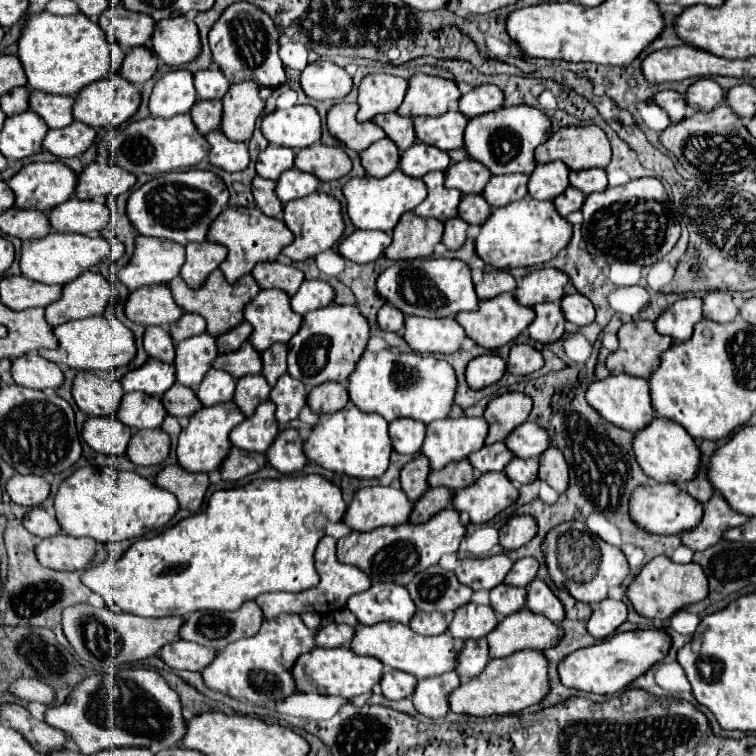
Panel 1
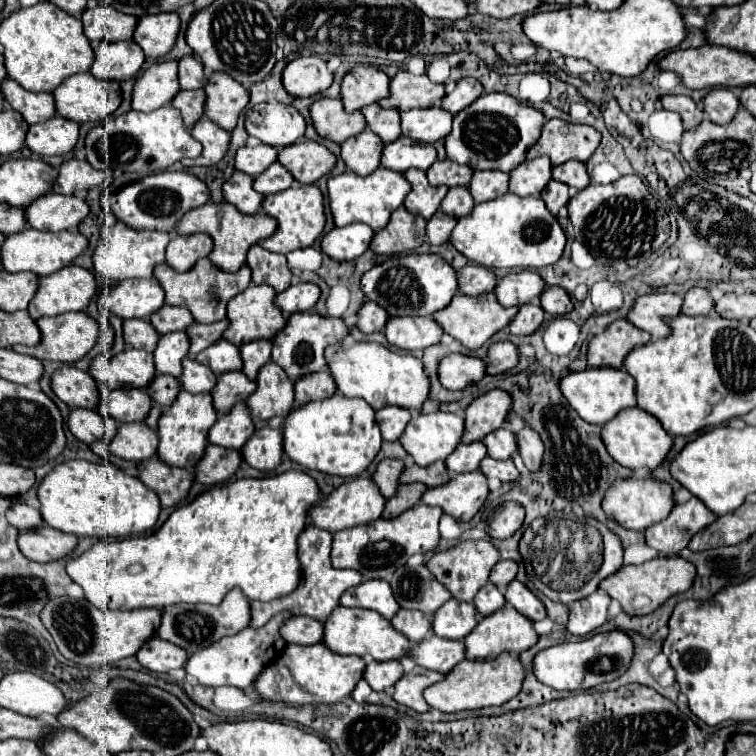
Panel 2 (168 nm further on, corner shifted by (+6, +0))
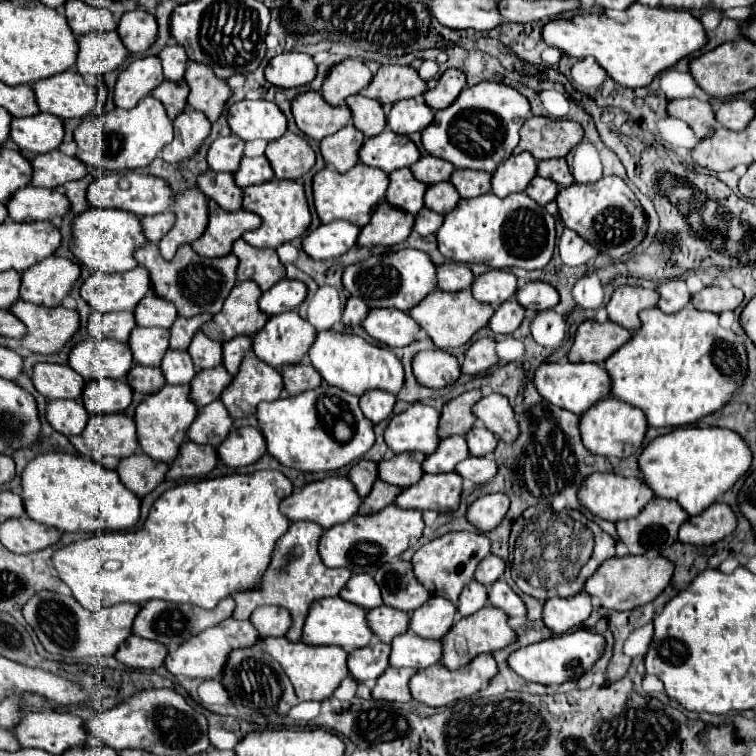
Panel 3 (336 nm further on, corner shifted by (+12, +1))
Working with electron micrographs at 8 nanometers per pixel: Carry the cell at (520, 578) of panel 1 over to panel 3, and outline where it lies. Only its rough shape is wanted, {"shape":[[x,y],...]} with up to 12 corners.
{"shape":[[490,554],[478,564],[474,580],[488,588],[502,578],[504,560]]}

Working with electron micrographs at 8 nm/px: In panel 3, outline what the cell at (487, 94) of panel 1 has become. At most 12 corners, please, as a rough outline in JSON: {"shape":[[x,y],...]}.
{"shape":[[448,68],[424,92],[432,110],[442,110],[466,86],[464,72]]}

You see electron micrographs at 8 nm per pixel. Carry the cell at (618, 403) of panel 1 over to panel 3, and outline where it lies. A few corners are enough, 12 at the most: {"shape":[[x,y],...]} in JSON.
{"shape":[[544,362],[538,394],[580,416],[610,394],[598,364]]}

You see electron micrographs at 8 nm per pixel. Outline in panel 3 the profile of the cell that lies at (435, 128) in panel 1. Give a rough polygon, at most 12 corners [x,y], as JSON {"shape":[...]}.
{"shape":[[424,98],[398,100],[386,126],[396,134],[422,132],[434,110]]}

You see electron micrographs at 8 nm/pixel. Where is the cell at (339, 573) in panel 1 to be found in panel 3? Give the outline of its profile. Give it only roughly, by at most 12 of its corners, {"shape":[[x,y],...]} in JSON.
{"shape":[[300,520],[276,542],[258,588],[234,592],[232,618],[276,604],[300,640],[314,600],[338,596],[348,568],[318,556],[322,528]]}

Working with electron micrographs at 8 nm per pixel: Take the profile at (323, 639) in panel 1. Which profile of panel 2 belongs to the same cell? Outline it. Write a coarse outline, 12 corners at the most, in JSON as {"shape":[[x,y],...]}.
{"shape":[[292,617],[280,635],[288,643],[314,645],[324,623]]}

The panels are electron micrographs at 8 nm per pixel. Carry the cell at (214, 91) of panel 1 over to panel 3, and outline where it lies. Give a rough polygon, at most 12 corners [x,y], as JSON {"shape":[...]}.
{"shape":[[168,44],[158,58],[164,78],[184,78],[188,56],[180,44]]}

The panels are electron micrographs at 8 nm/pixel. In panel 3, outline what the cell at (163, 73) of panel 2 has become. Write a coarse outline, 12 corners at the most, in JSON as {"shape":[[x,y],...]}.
{"shape":[[156,56],[138,58],[118,74],[114,104],[134,108],[162,80]]}

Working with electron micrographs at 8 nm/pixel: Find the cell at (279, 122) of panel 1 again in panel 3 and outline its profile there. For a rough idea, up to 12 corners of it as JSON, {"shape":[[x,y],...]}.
{"shape":[[240,100],[228,126],[244,142],[286,132],[274,102]]}

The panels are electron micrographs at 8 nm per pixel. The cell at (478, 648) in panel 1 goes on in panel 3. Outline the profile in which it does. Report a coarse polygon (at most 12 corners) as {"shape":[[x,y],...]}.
{"shape":[[414,632],[390,644],[390,666],[428,668],[442,656],[438,640]]}

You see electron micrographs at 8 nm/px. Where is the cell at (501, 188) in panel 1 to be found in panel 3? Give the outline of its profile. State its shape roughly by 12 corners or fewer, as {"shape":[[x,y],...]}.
{"shape":[[454,170],[450,182],[462,198],[490,192],[490,174]]}

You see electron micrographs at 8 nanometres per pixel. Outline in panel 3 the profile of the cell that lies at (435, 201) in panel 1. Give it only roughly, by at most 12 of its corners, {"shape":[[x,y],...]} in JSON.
{"shape":[[410,168],[388,174],[386,202],[416,214],[426,184]]}

